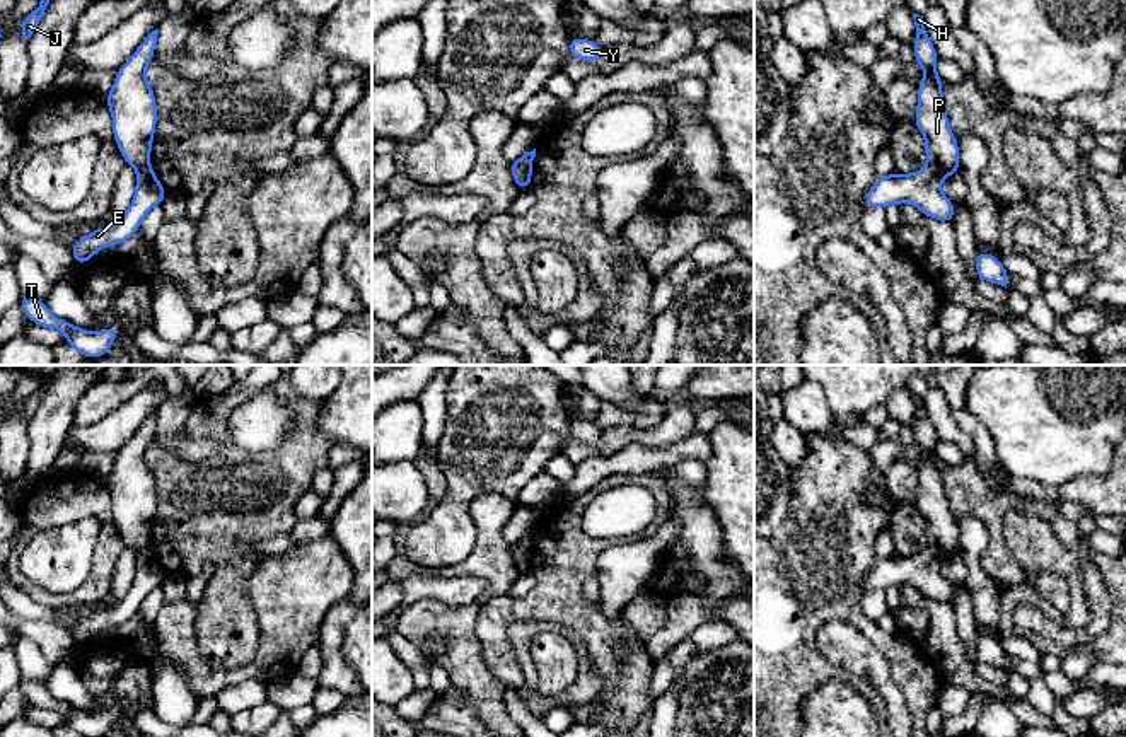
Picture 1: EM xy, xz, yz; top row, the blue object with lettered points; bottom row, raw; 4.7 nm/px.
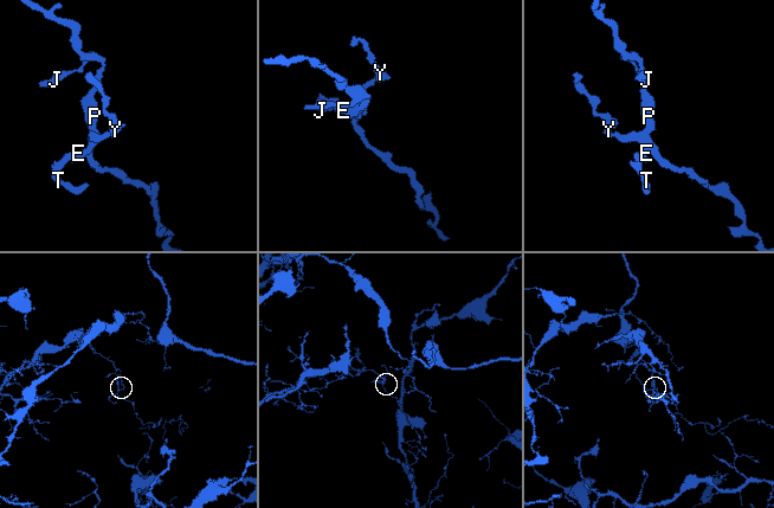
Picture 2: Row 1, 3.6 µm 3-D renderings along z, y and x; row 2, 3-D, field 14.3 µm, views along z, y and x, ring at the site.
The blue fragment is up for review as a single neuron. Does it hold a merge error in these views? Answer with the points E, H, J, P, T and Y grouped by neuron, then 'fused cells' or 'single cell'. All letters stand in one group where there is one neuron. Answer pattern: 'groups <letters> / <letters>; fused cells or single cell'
groups E T Y / H J P; fused cells

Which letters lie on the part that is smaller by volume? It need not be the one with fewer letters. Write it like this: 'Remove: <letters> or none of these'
Remove: E, T, Y

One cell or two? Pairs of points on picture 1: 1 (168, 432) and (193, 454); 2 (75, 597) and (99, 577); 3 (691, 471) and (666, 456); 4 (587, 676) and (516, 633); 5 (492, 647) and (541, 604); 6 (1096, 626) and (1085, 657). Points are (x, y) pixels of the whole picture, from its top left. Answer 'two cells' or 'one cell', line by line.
1: one cell
2: one cell
3: two cells
4: one cell
5: one cell
6: two cells

